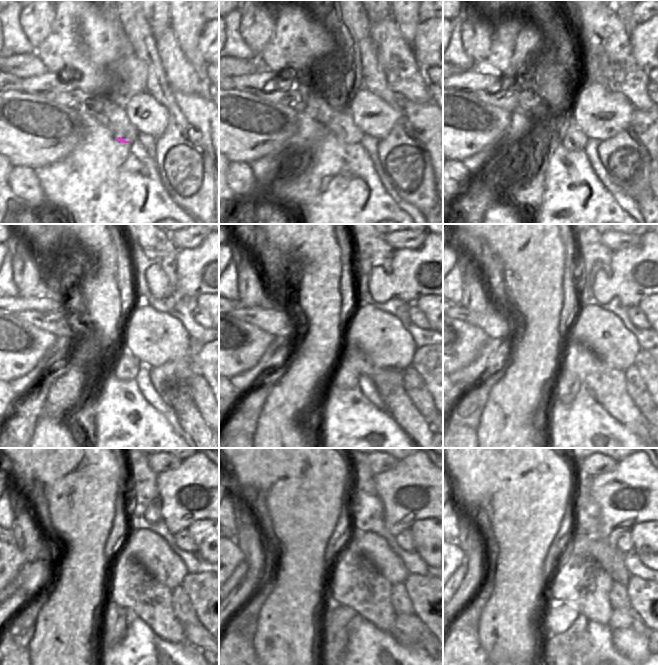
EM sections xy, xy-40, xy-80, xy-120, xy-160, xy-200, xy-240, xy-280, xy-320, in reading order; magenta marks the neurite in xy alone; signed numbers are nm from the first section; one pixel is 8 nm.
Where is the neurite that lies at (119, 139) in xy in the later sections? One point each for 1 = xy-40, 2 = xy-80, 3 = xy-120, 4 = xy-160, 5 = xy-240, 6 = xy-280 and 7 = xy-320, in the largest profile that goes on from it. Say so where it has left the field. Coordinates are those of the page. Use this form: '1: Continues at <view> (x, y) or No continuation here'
1: Continues at xy-40 (343, 140)
2: Continues at xy-80 (570, 144)
3: Continues at xy-120 (123, 371)
4: Continues at xy-160 (346, 378)
5: Continues at xy-240 (116, 619)
6: Continues at xy-280 (336, 616)
7: Continues at xy-320 (558, 616)

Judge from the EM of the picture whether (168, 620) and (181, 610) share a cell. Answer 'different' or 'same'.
different

